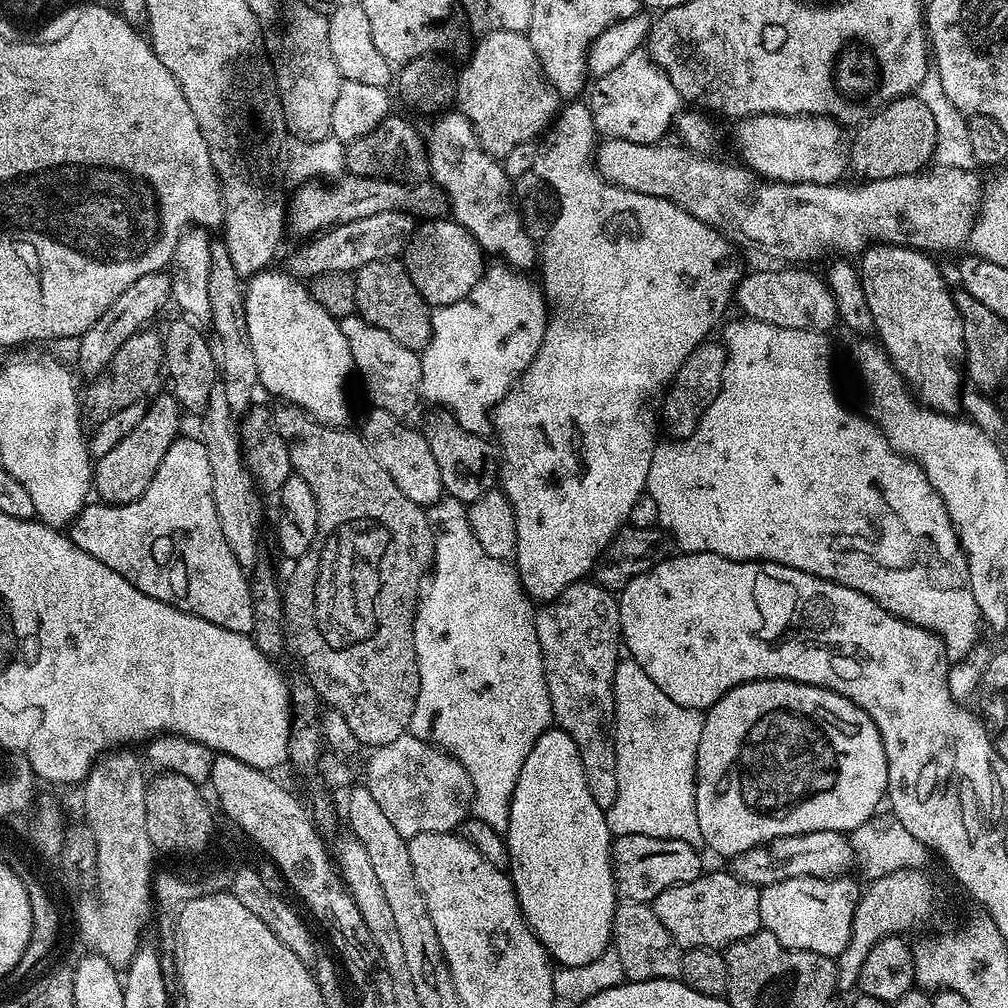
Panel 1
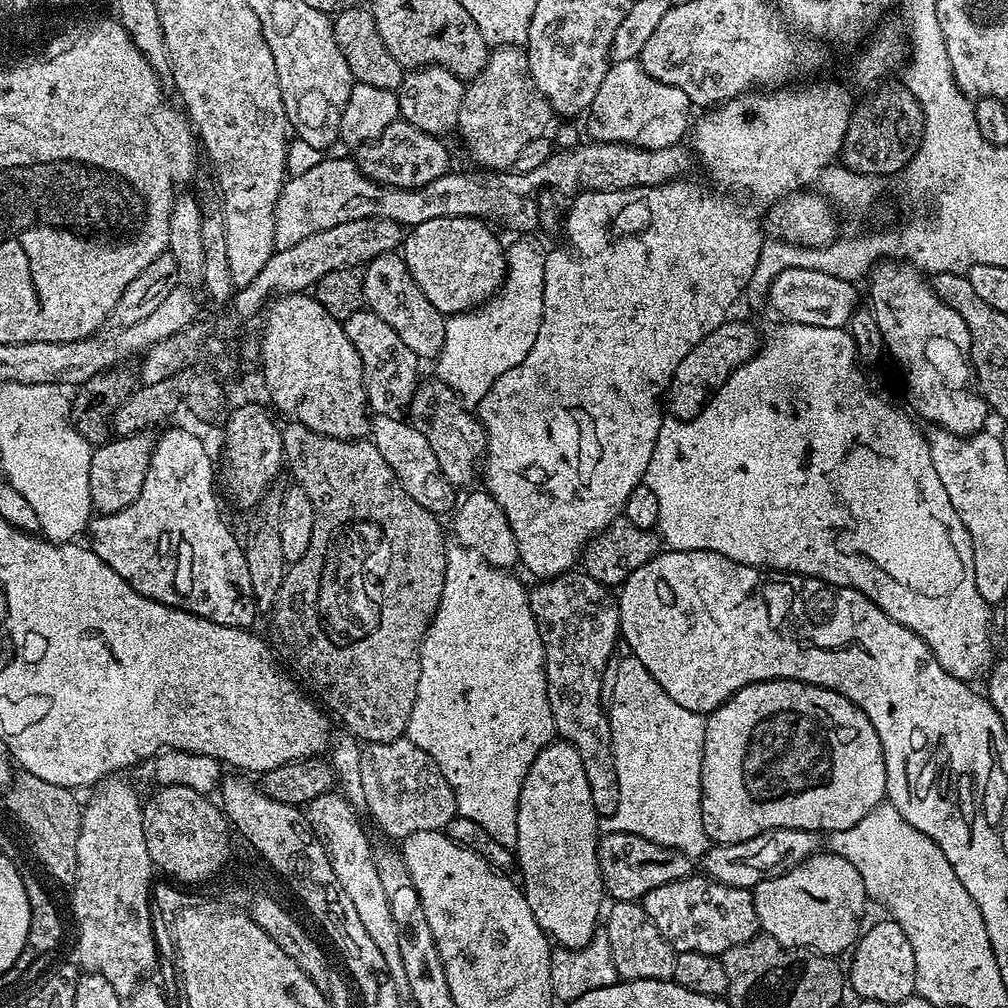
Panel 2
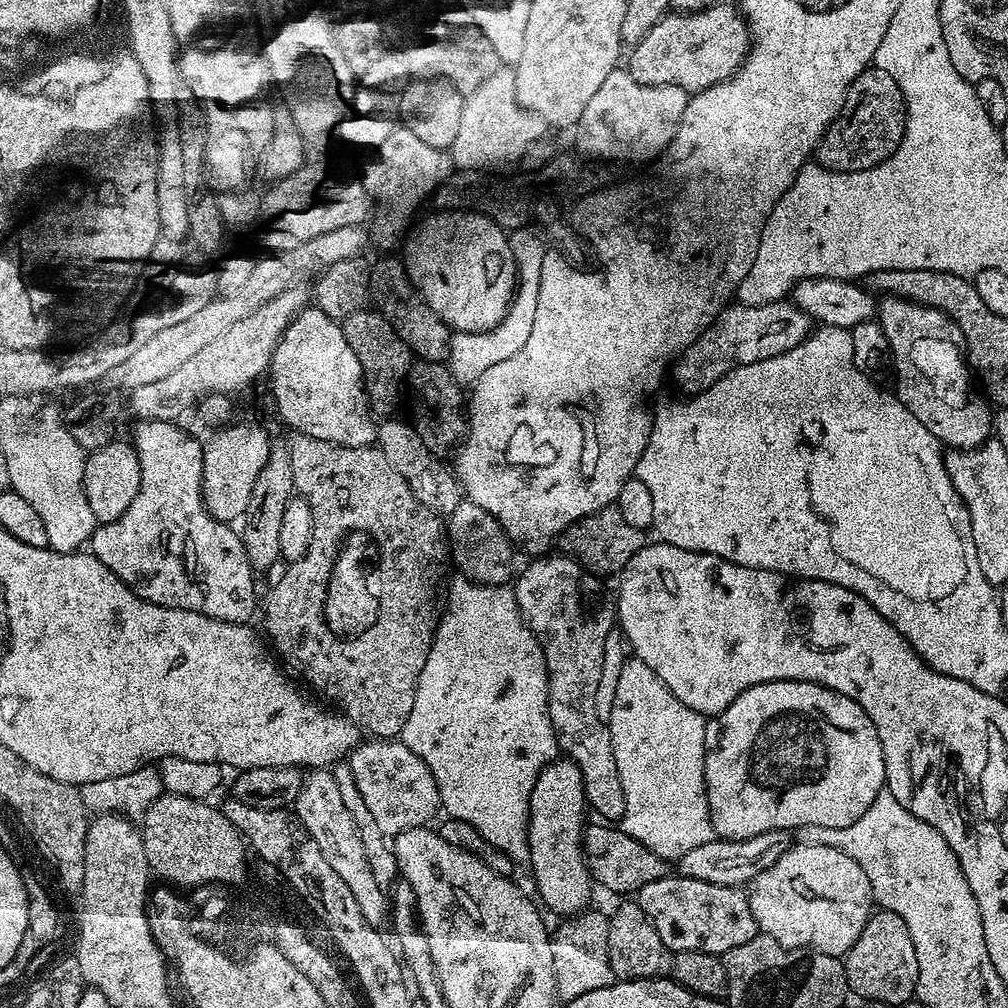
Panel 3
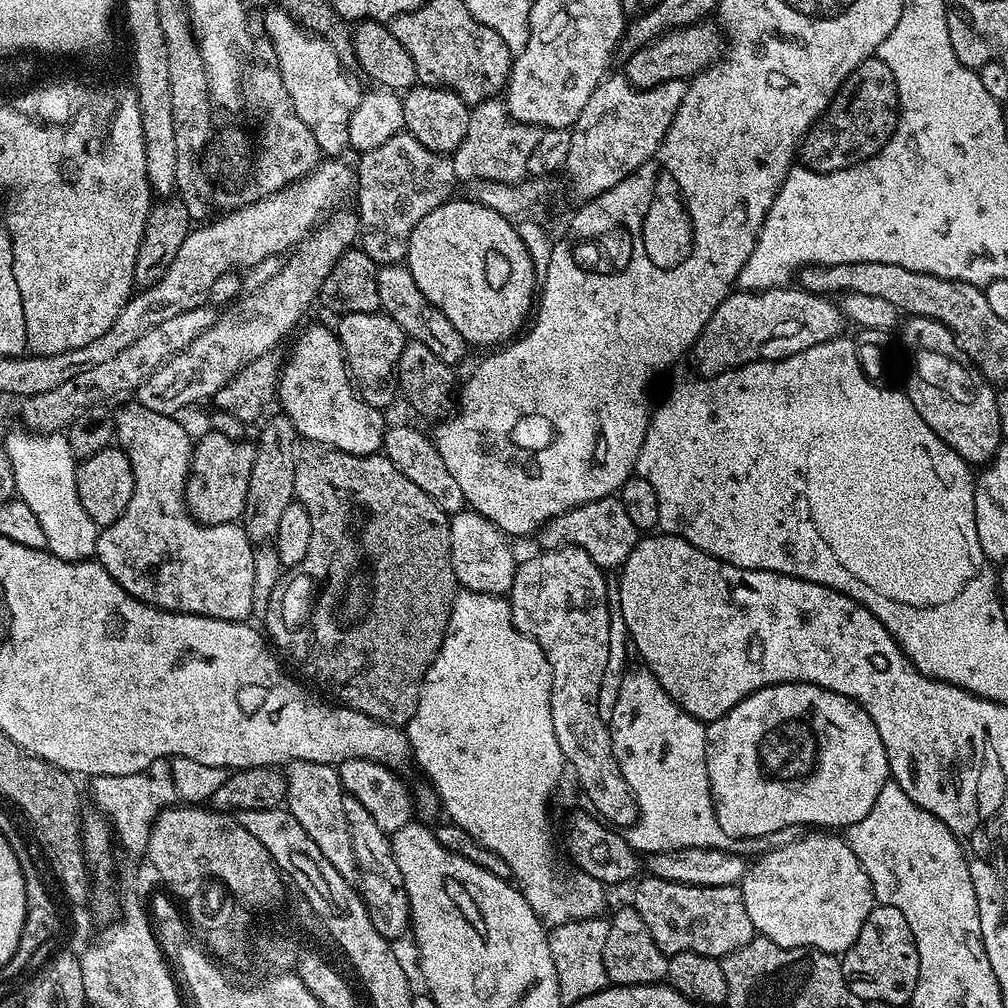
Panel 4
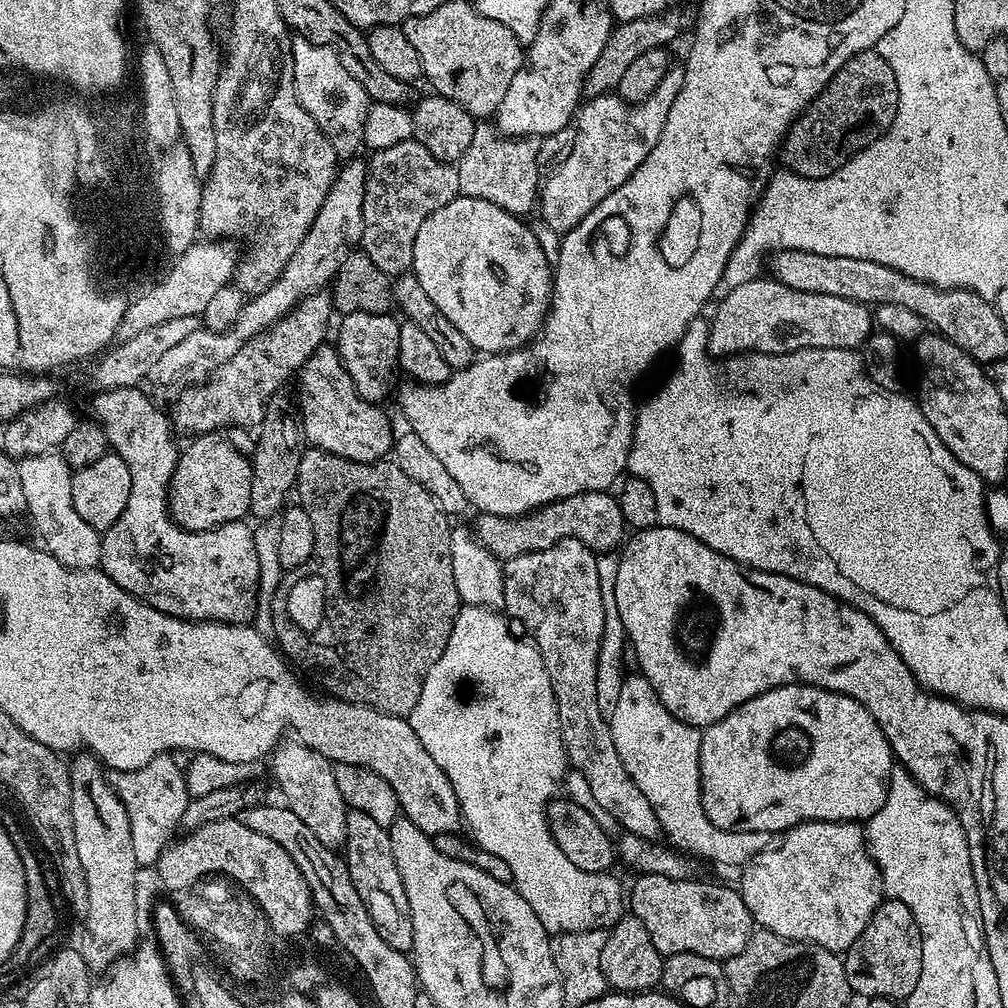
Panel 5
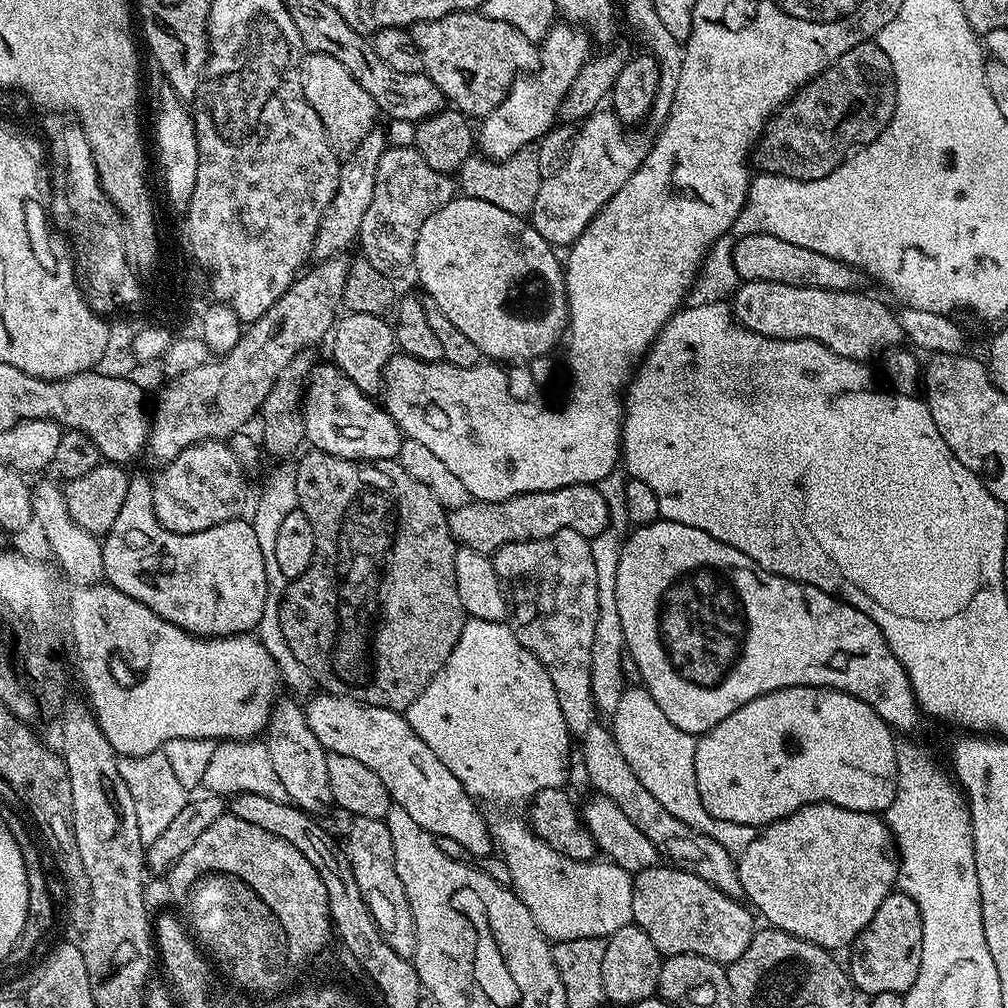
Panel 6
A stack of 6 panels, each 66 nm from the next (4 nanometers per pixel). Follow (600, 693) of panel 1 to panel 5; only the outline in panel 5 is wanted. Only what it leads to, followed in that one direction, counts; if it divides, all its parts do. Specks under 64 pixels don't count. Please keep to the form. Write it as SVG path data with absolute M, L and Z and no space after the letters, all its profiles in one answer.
M566 538L546 550L518 554L514 558L503 561L503 611L513 621L516 619L529 632L527 635L530 637L531 643L535 644L546 662L554 686L554 698L558 706L560 742L564 746L567 763L569 765L572 763L580 771L580 776L584 779L589 794L592 795L593 802L591 801L591 803L601 813L603 813L602 811L609 812L624 827L623 831L627 835L656 840L662 832L658 818L654 814L650 802L646 802L646 794L642 794L642 790L638 790L638 786L634 782L634 778L630 778L622 758L618 758L618 746L614 746L611 723L598 712L596 681L604 616L598 566L596 565L597 557L597 553L589 550L582 542L578 542L574 538Z

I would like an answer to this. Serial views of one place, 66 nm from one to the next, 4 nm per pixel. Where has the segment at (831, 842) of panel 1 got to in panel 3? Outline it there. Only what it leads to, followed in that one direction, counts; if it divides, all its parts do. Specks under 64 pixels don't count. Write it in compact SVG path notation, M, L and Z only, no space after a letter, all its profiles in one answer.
M783 831L758 834L754 838L745 840L713 838L710 842L702 842L702 846L694 846L694 850L686 850L686 854L680 856L679 875L686 878L698 878L698 882L710 882L731 888L751 885L755 876L762 874L762 870L774 866L774 862L782 858L784 851L790 847L788 836L789 833Z

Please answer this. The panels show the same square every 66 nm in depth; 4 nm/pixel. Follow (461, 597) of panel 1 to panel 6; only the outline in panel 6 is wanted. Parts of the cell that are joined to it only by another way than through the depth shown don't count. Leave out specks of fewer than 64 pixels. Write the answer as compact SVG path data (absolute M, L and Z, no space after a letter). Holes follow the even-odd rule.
M471 618L465 619L464 629L458 638L458 646L454 646L454 650L450 654L450 658L446 658L446 662L442 666L442 670L438 670L438 674L426 686L426 690L422 694L418 694L418 698L406 710L408 717L408 725L414 730L414 734L418 734L418 738L422 738L422 742L426 742L426 746L430 746L430 750L434 750L434 754L438 754L438 758L450 770L450 774L454 774L454 778L458 778L462 782L462 786L472 795L472 799L481 805L489 804L490 807L496 808L491 813L487 813L486 819L488 827L491 831L495 847L501 853L508 852L545 852L549 851L546 842L542 842L542 838L538 838L532 832L532 825L523 815L511 816L512 808L516 808L520 804L520 788L528 787L539 790L545 786L551 785L553 782L564 782L568 776L568 772L564 768L560 768L568 760L568 740L570 741L570 733L566 722L562 718L562 706L558 706L558 694L554 694L554 682L550 682L550 674L546 674L546 670L542 666L542 662L538 662L538 658L530 650L526 650L526 646L522 646L522 642L518 642L515 631L507 623L503 624L487 624L481 620ZM520 856L510 863L511 889L530 910L530 918L542 930L549 942L580 938L602 938L618 934L622 926L633 923L634 890L633 873L622 870L611 862L588 862L584 868L584 904L580 896L560 877L560 868L552 860L540 856Z

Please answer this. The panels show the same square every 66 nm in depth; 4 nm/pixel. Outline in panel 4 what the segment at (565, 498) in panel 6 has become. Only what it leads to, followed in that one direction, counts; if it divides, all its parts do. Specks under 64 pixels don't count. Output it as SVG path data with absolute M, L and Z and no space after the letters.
M610 495L601 500L579 504L577 508L566 510L546 521L538 533L538 539L541 549L581 548L590 554L598 567L616 570L626 562L626 558L630 558L630 550L634 550L638 539L638 530L634 522L630 522L622 502L615 495Z

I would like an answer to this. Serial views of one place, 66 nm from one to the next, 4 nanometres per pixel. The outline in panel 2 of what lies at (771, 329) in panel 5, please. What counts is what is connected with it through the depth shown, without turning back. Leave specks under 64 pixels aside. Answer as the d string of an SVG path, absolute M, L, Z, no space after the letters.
M735 318L720 324L705 340L698 342L698 346L694 346L694 350L690 350L690 354L686 354L682 362L678 362L678 370L672 375L666 393L667 411L669 408L672 411L669 413L681 422L693 420L720 389L722 378L729 376L739 364L744 364L755 356L757 351L756 332L750 325Z

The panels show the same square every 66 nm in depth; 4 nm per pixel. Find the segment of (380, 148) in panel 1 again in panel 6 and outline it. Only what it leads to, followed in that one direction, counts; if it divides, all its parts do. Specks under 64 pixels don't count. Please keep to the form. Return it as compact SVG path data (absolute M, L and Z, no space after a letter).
M388 146L378 161L374 196L363 215L358 237L358 247L364 251L361 252L363 259L368 260L370 266L375 266L380 273L393 278L399 277L399 272L407 268L409 271L416 259L418 230L422 230L430 214L446 206L446 202L456 199L457 195L457 181L447 172L433 170L414 146Z

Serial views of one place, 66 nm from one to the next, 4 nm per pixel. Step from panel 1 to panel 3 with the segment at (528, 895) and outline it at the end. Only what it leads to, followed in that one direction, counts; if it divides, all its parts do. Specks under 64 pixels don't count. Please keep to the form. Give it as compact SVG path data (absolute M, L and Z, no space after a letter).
M557 758L551 764L545 764L530 794L527 863L532 864L539 903L545 909L548 907L557 912L560 918L571 918L585 911L594 889L588 863L584 861L584 812L584 779L576 763L567 758Z

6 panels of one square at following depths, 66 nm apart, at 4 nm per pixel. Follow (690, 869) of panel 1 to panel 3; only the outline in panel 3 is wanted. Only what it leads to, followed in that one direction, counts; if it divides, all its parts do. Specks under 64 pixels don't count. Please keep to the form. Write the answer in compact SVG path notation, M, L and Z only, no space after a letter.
M608 822L589 823L584 830L584 861L588 863L588 871L595 883L600 884L608 892L628 892L624 894L636 894L642 886L650 882L658 882L658 878L669 875L669 861L663 860L654 850L646 850L642 842L630 838L619 826L613 826Z

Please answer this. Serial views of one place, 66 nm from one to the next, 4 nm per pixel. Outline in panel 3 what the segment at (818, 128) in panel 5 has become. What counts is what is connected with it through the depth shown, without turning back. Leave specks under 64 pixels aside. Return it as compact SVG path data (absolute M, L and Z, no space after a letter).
M869 66L850 86L843 113L826 129L816 146L815 163L831 172L870 170L898 150L908 121L908 106L904 95L886 70Z

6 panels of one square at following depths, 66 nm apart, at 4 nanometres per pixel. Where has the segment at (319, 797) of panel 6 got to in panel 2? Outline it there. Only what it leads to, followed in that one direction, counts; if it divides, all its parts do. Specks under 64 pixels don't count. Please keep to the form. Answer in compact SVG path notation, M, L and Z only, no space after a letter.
M329 790L314 798L306 808L306 819L312 826L316 841L326 850L326 858L334 870L338 882L342 882L342 890L350 898L354 911L362 921L366 934L378 946L382 958L386 958L386 970L402 998L410 997L410 981L406 978L406 969L402 963L402 950L398 950L398 926L394 922L394 914L390 914L390 898L386 898L386 889L378 879L378 866L374 855L374 847L368 841L364 828L360 825L357 809L339 791Z

